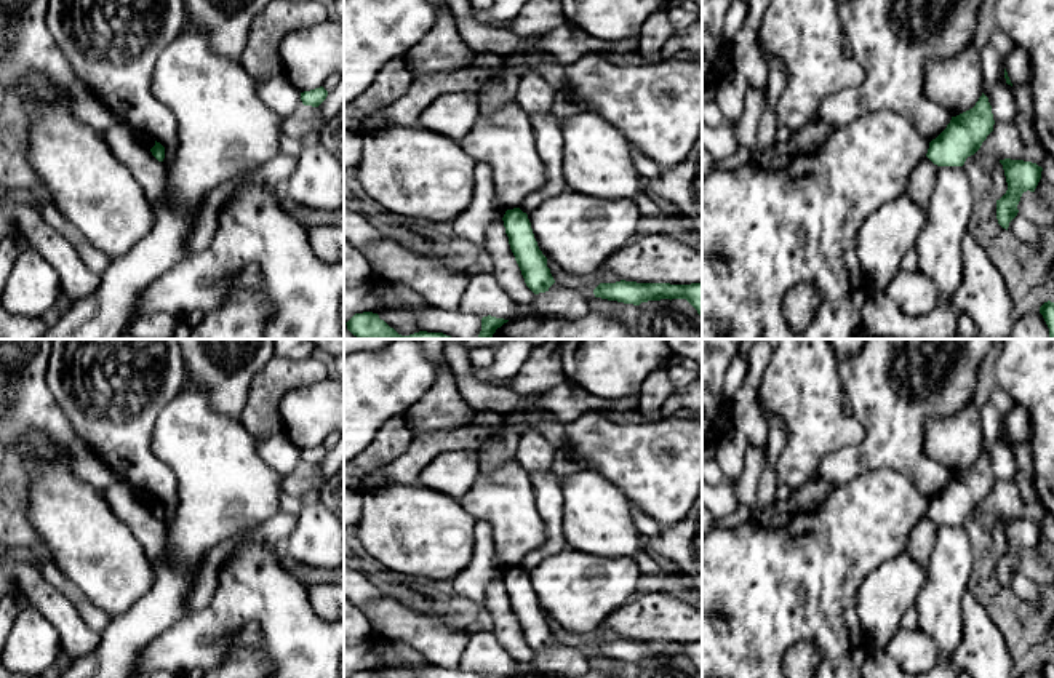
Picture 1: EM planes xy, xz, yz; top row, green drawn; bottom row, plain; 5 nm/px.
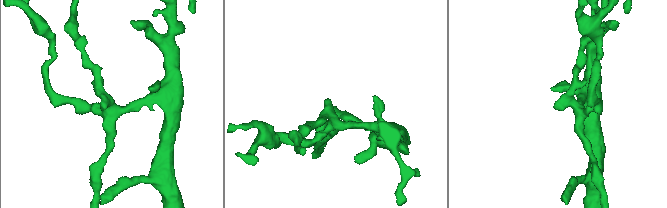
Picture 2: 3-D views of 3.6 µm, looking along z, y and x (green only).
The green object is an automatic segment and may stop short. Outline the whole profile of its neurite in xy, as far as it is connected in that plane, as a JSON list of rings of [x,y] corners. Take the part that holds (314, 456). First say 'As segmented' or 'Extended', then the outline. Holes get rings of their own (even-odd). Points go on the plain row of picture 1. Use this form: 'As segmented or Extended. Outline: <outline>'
As segmented. Outline: [[[320,445],[310,449],[304,449],[301,451],[301,459],[304,464],[312,464],[312,465],[318,465],[328,454],[328,449]]]

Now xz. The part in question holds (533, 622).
As segmented. Outline: [[[513,566],[505,569],[502,579],[526,644],[534,652],[549,649],[555,638],[547,625],[547,616],[537,604],[528,572]]]

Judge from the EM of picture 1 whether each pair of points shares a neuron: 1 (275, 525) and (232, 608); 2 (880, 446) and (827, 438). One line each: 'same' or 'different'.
1: different
2: different

